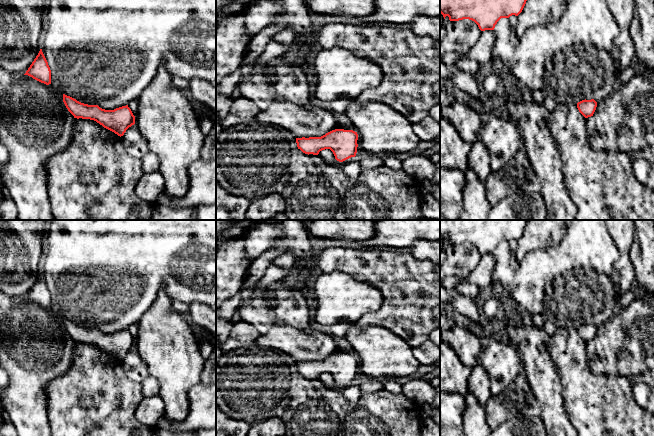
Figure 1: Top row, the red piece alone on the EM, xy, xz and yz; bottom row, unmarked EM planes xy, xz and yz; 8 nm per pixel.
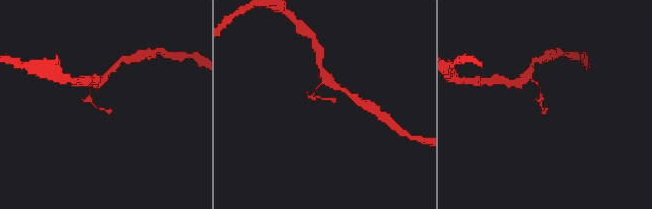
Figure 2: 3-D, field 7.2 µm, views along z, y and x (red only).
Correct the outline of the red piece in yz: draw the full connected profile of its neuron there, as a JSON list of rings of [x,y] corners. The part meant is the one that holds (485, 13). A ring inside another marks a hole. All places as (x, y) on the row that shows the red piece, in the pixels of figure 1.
[[[440,0],[440,13],[444,19],[449,17],[450,21],[469,19],[474,21],[481,31],[494,30],[495,25],[501,18],[518,16],[527,0]]]

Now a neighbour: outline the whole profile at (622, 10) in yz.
[[[605,0],[606,5],[617,23],[618,34],[614,40],[619,51],[619,63],[622,69],[630,66],[635,57],[630,27],[633,20],[634,0]]]

